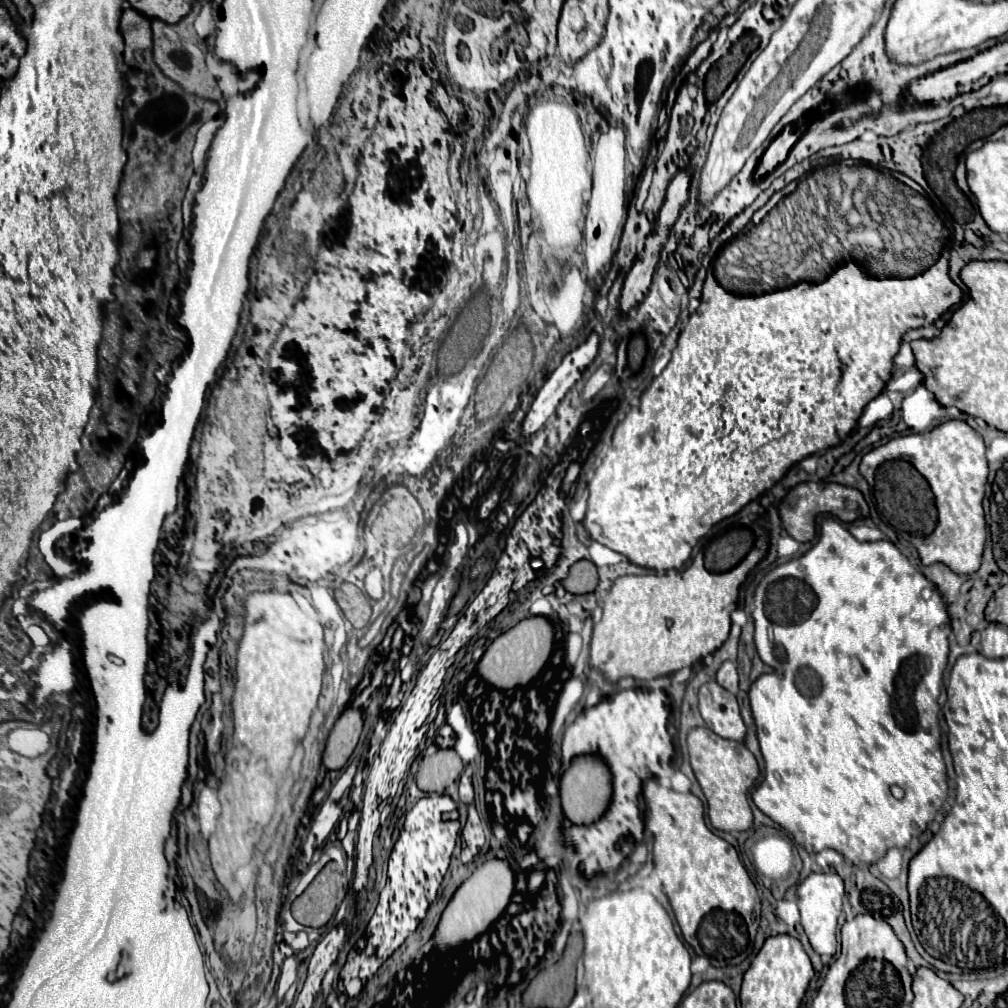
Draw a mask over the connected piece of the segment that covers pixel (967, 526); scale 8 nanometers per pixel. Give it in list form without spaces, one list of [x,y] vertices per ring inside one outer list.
[[[946,421],[930,433],[890,439],[862,457],[860,473],[872,475],[874,497],[882,517],[916,547],[922,565],[944,563],[958,575],[974,573],[980,567],[986,541],[982,497],[988,465],[984,451],[982,437],[968,423]]]

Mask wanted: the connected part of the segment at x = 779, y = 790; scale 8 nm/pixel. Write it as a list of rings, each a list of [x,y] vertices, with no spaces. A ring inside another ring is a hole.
[[[829,517],[822,521],[818,543],[806,551],[802,557],[790,559],[788,563],[778,565],[758,583],[754,591],[754,643],[760,659],[766,665],[774,667],[774,673],[760,675],[748,691],[750,709],[754,723],[758,723],[758,741],[764,759],[764,780],[752,793],[756,807],[786,829],[798,845],[802,845],[810,855],[832,847],[842,853],[852,863],[876,863],[892,847],[906,847],[913,834],[919,836],[923,830],[916,821],[925,821],[925,830],[929,821],[934,819],[940,805],[946,799],[946,765],[940,749],[940,725],[938,725],[938,695],[942,685],[942,673],[948,665],[948,635],[950,635],[950,617],[940,593],[934,589],[934,583],[928,580],[898,549],[892,541],[880,539],[872,543],[862,543],[850,535],[850,531],[837,519]],[[890,785],[900,785],[906,791],[904,799],[894,799]]]

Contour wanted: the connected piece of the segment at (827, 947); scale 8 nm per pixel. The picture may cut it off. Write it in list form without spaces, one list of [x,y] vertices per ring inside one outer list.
[[[810,873],[798,885],[798,909],[802,915],[802,927],[810,939],[810,945],[818,955],[836,953],[836,919],[842,911],[844,883],[838,873]]]

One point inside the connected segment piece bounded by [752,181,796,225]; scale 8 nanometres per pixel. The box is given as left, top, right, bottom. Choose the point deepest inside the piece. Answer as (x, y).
(761, 213)

